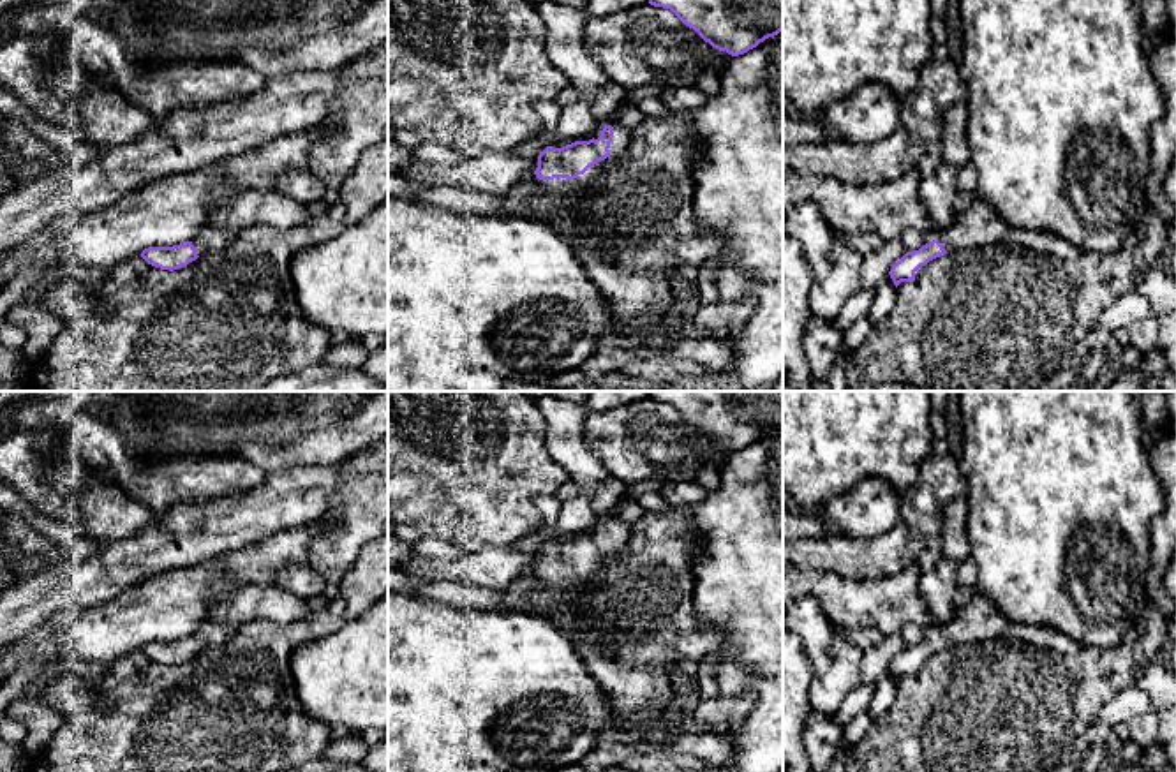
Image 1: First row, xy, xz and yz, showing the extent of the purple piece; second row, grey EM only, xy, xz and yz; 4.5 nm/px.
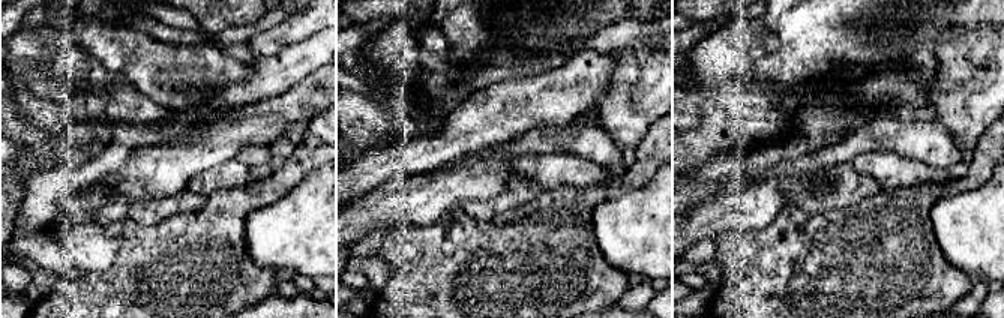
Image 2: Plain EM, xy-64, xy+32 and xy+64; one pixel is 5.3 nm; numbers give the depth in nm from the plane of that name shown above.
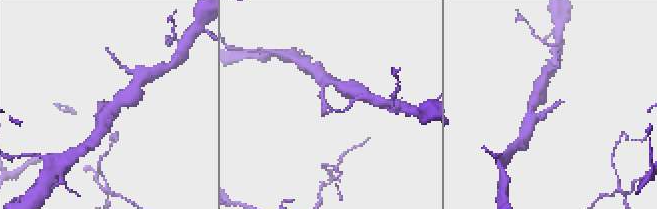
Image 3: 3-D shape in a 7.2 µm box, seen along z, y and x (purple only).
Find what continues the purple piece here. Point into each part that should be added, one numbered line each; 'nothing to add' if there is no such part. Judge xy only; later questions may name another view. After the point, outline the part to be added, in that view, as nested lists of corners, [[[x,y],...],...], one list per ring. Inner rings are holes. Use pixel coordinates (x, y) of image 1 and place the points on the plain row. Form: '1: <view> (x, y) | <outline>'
1: xy (210, 633) | [[[212,619],[203,622],[203,626],[192,635],[197,650],[220,645],[229,638],[231,631],[215,624]]]

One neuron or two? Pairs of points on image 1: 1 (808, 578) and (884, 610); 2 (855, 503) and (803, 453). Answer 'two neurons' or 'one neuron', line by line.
1: one neuron
2: two neurons

